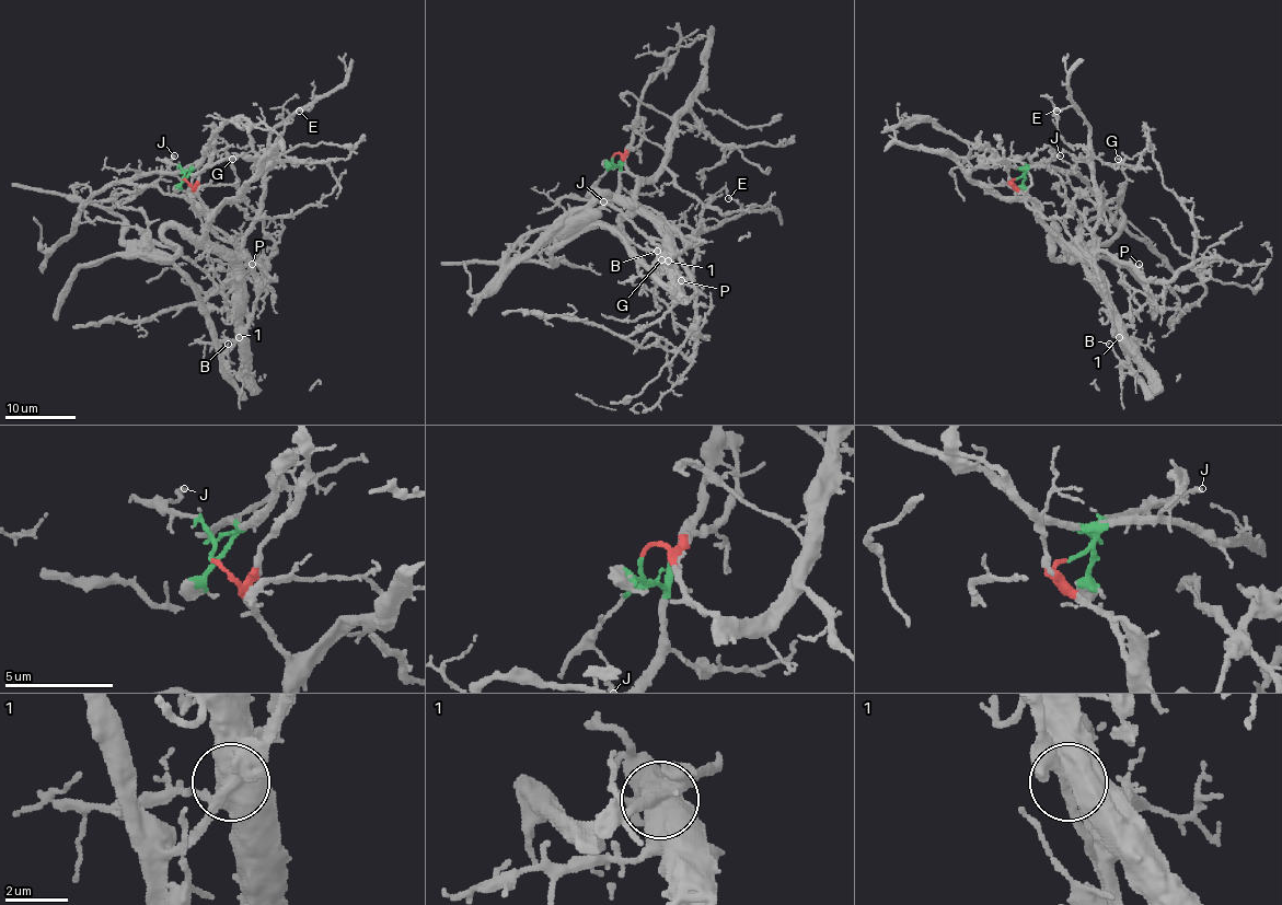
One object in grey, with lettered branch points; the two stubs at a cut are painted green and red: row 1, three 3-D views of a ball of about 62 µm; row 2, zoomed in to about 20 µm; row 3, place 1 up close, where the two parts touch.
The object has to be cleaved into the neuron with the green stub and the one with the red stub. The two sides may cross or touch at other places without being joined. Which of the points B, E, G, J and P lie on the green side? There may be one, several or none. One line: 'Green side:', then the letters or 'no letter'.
Green side: J

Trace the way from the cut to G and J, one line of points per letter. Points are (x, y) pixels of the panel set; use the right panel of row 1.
G: (1016, 178), (1013, 185), (1059, 236), (1084, 251), (1098, 216), (1094, 159), (1133, 165), (1144, 151), (1117, 159)
J: (1016, 178), (1028, 165), (1061, 155)

